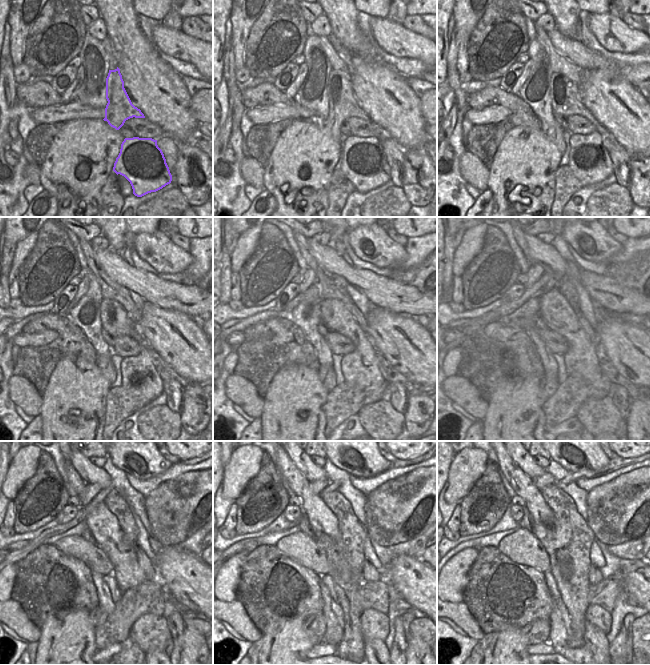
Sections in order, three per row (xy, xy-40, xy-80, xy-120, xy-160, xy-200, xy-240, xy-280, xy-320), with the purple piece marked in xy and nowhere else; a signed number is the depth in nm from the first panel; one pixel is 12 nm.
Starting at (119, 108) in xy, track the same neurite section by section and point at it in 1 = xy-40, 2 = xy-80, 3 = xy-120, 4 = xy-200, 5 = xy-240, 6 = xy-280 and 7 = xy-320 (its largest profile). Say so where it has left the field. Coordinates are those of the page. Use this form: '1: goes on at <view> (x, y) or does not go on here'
1: goes on at xy-40 (342, 104)
2: goes on at xy-80 (564, 95)
3: goes on at xy-120 (138, 374)
4: goes on at xy-200 (582, 357)
5: goes on at xy-240 (106, 532)
6: goes on at xy-280 (321, 518)
7: goes on at xy-320 (523, 486)

